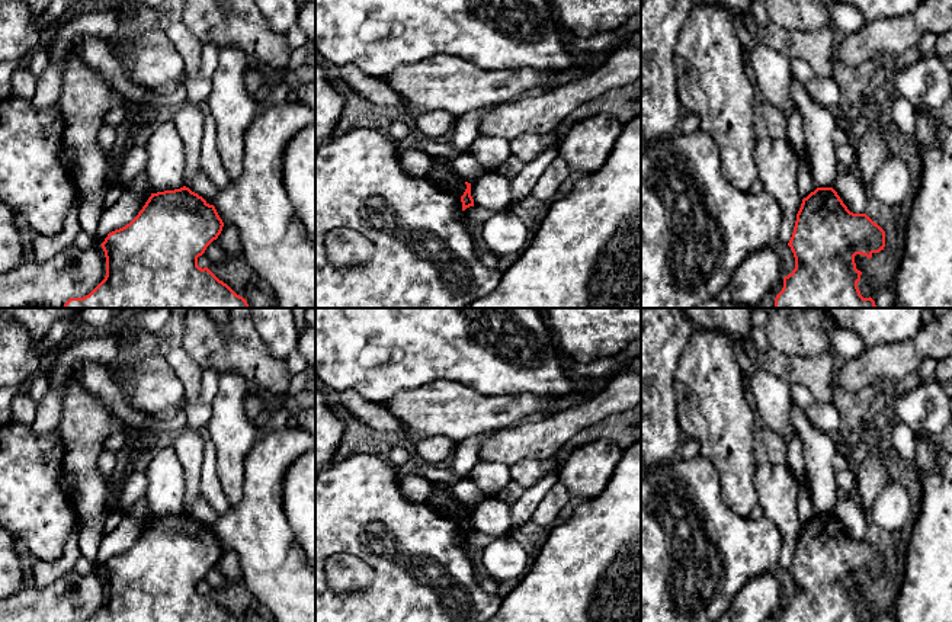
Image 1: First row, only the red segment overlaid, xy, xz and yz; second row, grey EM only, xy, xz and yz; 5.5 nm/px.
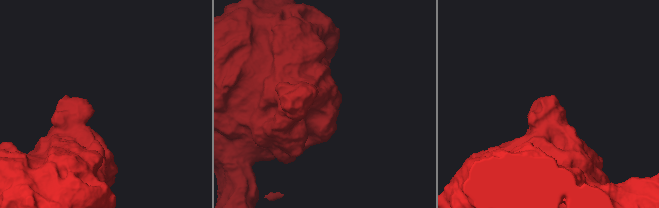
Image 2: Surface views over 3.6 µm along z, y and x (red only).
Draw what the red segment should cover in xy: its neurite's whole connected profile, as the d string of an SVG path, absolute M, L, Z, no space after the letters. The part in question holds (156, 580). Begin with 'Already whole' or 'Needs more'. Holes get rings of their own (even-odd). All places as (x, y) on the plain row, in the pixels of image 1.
Already whole. M186 512L151 519L138 541L125 552L109 558L100 570L106 583L106 602L86 622L240 622L208 593L198 591L198 583L218 564L222 552L215 532Z

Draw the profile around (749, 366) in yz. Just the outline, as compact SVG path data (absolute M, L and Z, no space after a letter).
M744 353L740 356L740 366L741 366L741 371L743 371L743 373L744 373L744 378L749 378L749 379L750 379L757 371L762 369L762 366L760 366L756 360L747 358Z

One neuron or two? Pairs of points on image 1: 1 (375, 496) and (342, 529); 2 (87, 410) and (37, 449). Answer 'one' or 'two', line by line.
1: one
2: two

